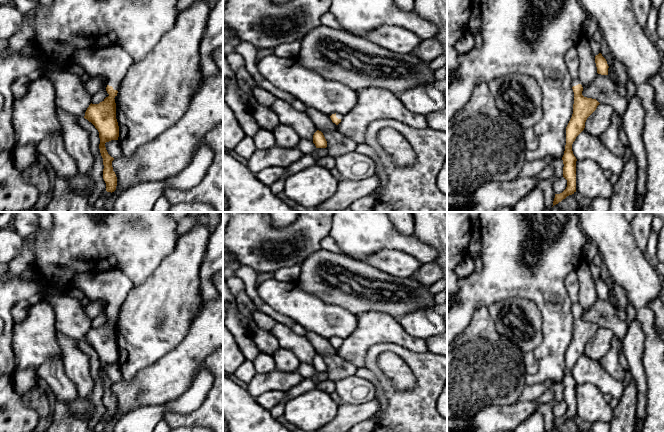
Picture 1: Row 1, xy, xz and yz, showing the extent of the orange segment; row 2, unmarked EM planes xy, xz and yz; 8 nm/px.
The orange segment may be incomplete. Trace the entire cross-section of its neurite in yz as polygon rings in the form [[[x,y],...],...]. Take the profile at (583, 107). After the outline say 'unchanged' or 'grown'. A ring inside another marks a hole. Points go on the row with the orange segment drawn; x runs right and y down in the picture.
[[[573,46],[565,55],[565,63],[572,77],[572,89],[574,92],[573,114],[566,127],[566,145],[563,160],[563,177],[567,180],[566,189],[555,194],[553,206],[561,202],[567,196],[576,192],[576,157],[572,151],[572,144],[576,137],[584,130],[587,118],[596,110],[600,104],[596,99],[587,98],[582,95],[583,87],[578,77],[579,56],[577,47]]]; grown

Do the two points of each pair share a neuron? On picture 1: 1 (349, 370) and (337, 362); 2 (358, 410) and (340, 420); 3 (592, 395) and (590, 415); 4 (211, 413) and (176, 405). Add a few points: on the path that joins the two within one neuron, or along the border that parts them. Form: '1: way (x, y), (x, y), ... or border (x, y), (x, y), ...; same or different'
1: way (346, 369), (340, 365); same
2: way (354, 413), (349, 414), (344, 419); same
3: way (590, 400), (590, 410); same
4: border (209, 389), (196, 409), (173, 413); different

